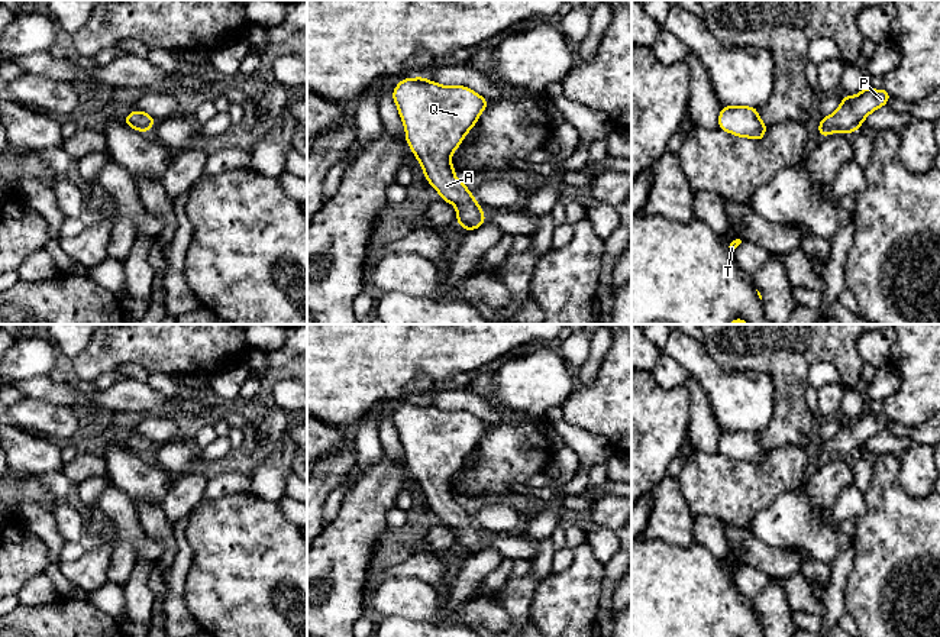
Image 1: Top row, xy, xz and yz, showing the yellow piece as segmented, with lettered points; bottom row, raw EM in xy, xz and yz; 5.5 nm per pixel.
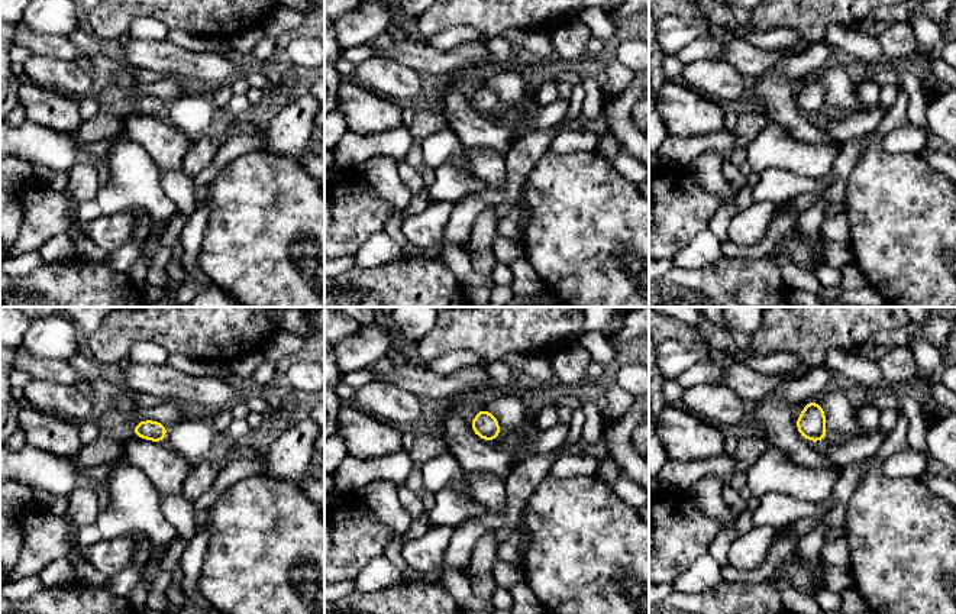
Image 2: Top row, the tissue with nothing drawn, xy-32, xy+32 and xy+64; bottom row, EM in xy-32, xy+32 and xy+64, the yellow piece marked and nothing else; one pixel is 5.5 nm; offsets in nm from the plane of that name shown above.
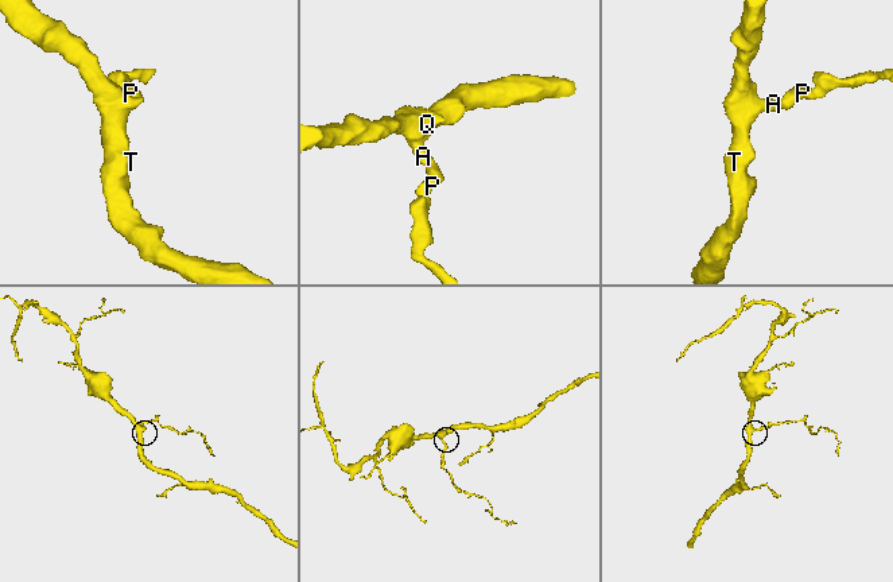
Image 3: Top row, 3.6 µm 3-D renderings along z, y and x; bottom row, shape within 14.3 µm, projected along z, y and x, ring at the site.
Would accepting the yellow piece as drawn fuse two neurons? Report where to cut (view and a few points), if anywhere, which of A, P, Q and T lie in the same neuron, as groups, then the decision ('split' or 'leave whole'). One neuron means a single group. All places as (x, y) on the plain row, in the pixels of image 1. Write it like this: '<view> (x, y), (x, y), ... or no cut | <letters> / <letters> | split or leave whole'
no cut | A P Q T | leave whole

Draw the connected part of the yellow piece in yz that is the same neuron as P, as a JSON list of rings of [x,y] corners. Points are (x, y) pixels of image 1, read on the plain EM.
[[[865,411],[856,420],[844,420],[840,430],[831,440],[824,440],[818,449],[821,462],[834,456],[853,457],[860,453],[863,444],[879,431],[888,429],[891,418],[882,414]]]

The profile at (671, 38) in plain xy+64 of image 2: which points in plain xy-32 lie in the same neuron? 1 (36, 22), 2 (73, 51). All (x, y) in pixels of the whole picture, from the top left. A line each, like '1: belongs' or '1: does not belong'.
1: belongs
2: does not belong

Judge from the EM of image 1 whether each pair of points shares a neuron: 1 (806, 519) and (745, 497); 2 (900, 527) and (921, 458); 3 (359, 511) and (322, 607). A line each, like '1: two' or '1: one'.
1: two
2: two
3: one

